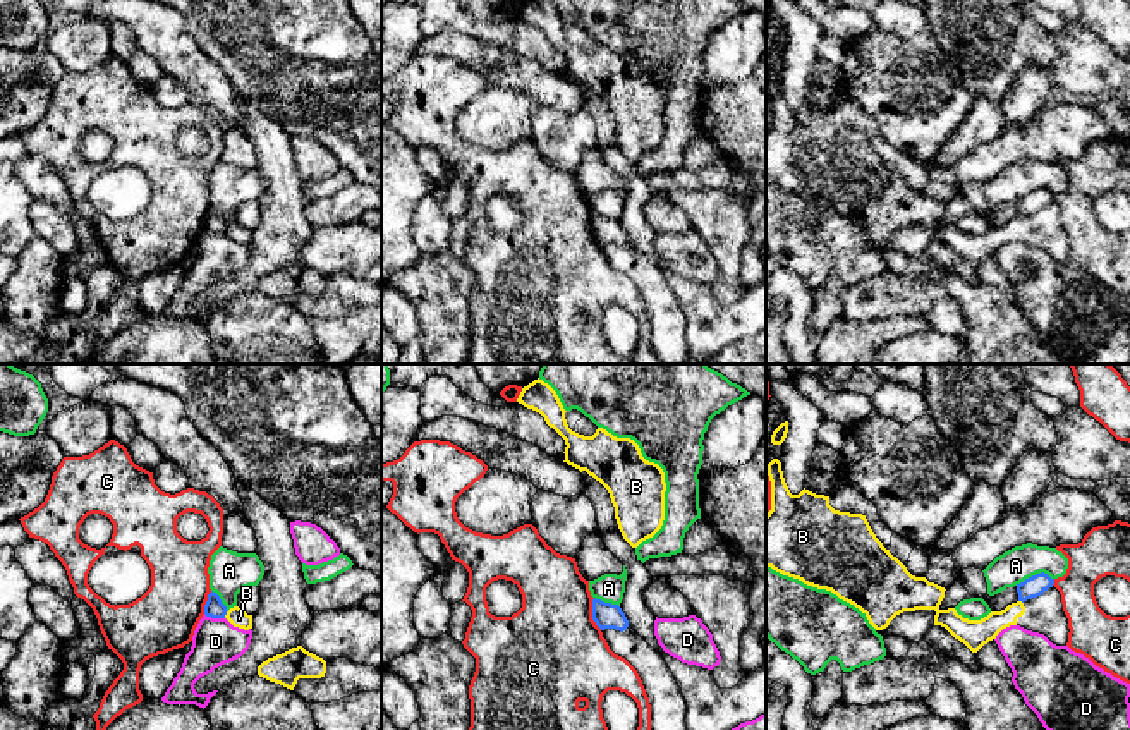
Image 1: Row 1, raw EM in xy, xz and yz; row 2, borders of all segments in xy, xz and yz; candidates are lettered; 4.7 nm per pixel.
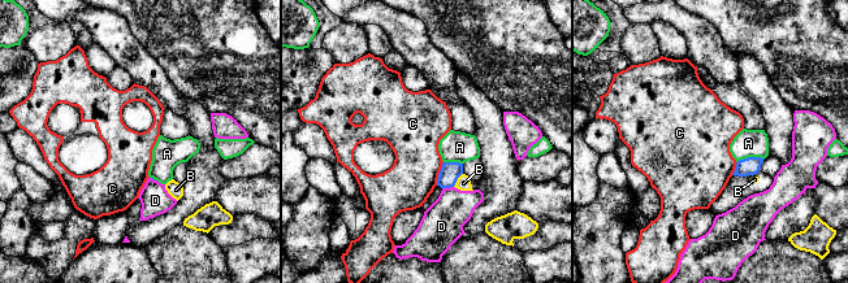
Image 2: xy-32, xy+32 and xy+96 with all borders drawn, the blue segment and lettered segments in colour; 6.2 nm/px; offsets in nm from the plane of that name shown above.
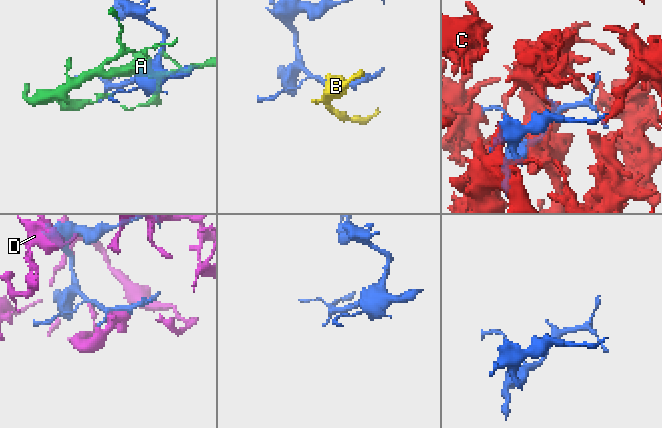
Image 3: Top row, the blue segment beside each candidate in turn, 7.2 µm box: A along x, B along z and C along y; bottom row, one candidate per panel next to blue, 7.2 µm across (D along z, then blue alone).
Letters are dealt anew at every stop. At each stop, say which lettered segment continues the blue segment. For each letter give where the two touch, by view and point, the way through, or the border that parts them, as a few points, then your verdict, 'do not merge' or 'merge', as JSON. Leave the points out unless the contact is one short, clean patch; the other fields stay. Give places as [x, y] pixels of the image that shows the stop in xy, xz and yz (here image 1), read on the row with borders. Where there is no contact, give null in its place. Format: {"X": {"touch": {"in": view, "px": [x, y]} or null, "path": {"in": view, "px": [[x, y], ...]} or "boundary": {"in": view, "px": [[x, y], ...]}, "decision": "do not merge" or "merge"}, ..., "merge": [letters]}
{"A": {"touch": {"in": "yz", "px": [1036, 574]}, "decision": "do not merge"}, "B": {"touch": {"in": "xy", "px": [225, 614]}, "boundary": {"in": "xy", "px": [[229, 610], [224, 617]]}, "decision": "do not merge"}, "C": {"touch": {"in": "xz", "px": [593, 614]}, "decision": "do not merge"}, "D": {"touch": {"in": "xy", "px": [215, 617]}, "decision": "do not merge"}, "merge": []}

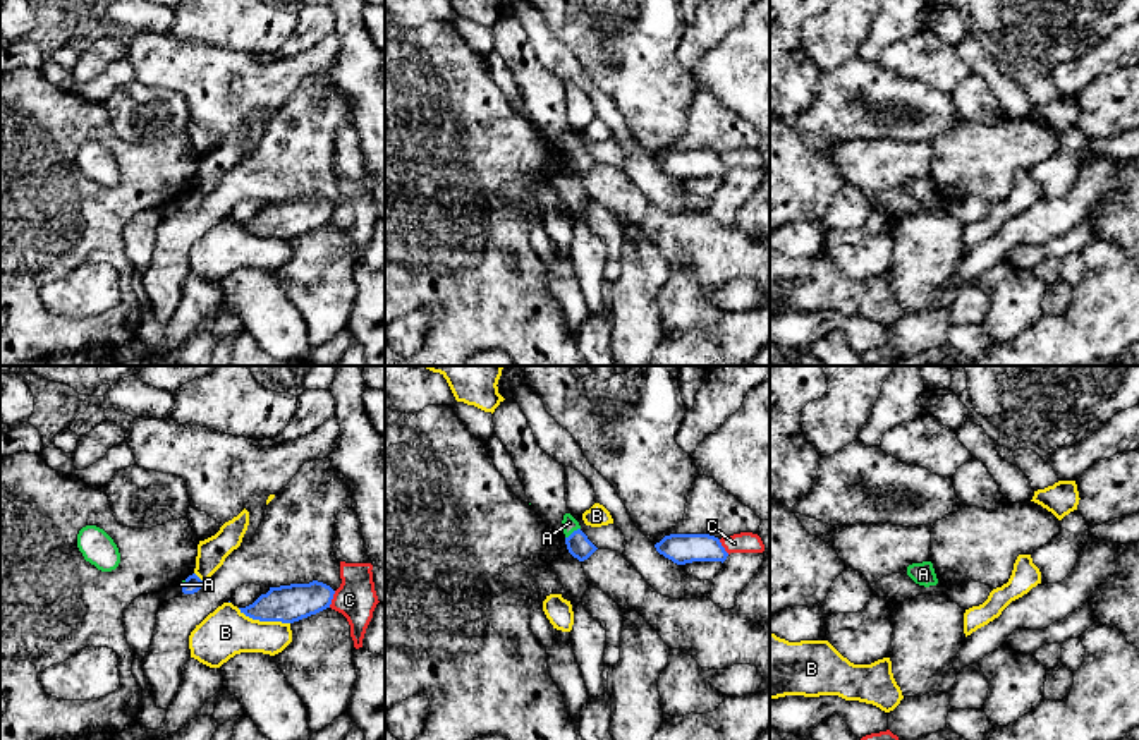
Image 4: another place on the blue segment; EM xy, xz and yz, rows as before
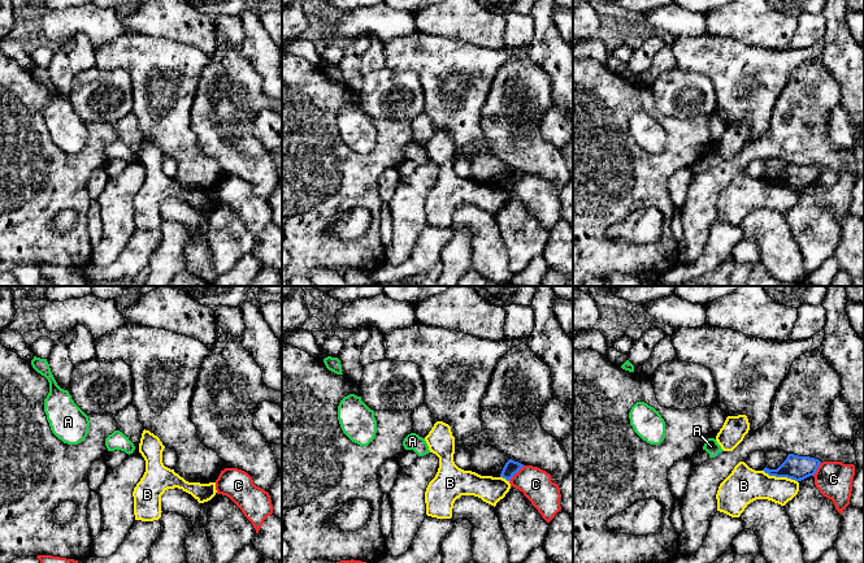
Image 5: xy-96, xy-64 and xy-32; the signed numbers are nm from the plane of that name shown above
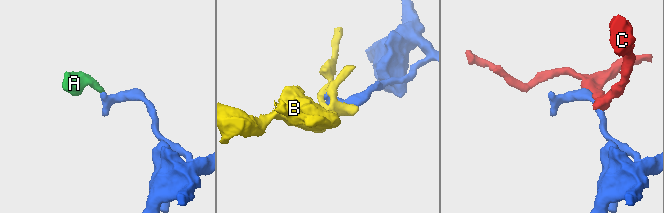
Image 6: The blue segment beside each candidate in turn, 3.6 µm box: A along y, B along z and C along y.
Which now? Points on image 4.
{"A": {"touch": {"in": "xz", "px": [574, 531]}, "path": {"in": "xz", "px": [[579, 546], [574, 531], [569, 522]]}, "decision": "merge"}, "B": {"touch": {"in": "xy", "px": [263, 620]}, "decision": "do not merge"}, "C": {"touch": {"in": "xy", "px": [332, 598]}, "decision": "do not merge"}, "merge": ["A"]}

